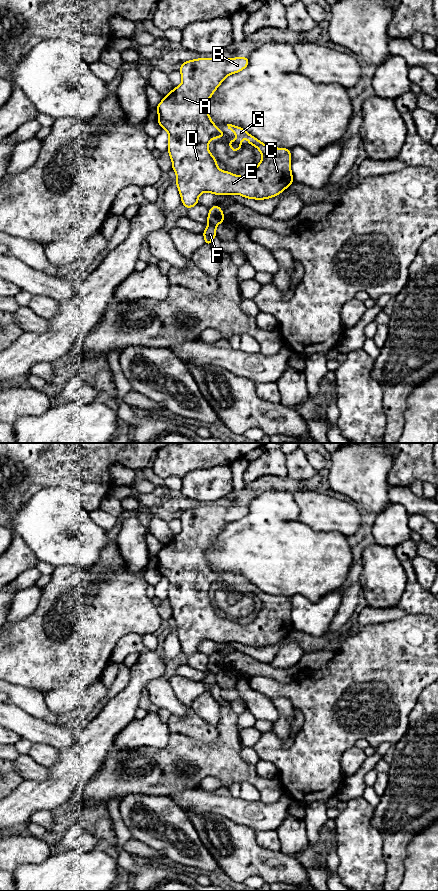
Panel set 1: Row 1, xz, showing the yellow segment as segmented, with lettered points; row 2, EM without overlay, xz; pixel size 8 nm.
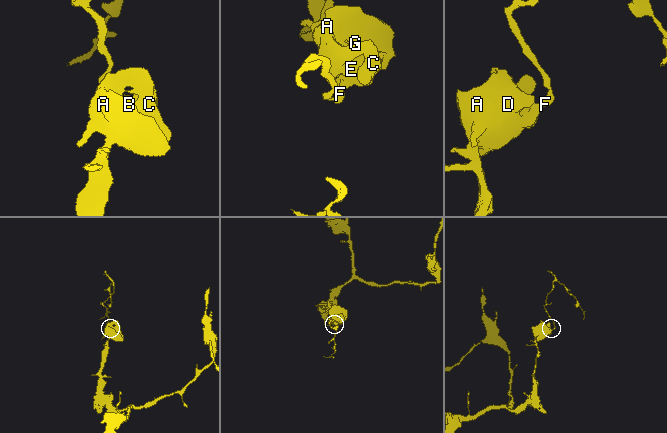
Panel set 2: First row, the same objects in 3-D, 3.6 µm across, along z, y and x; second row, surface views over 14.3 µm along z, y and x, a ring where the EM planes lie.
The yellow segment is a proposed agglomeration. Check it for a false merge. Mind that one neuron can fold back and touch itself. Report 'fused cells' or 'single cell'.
fused cells

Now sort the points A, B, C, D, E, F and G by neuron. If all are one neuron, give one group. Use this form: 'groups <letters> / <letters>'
groups A B C D E G / F

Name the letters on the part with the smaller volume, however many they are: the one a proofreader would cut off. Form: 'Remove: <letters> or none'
Remove: F

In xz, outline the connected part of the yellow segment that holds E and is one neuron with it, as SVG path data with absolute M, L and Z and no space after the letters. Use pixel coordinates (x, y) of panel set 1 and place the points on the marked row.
M246 57L188 60L179 68L182 83L173 88L156 107L157 122L169 134L167 151L172 160L172 169L177 176L176 184L181 201L186 209L196 206L198 197L204 192L225 196L238 194L248 199L263 200L281 194L293 183L290 150L269 147L241 127L227 124L228 129L238 138L228 140L230 150L240 150L241 140L247 138L248 144L255 146L262 154L261 161L250 175L239 176L219 169L216 158L209 151L209 142L215 138L225 137L225 133L212 122L205 105L227 76L242 71L248 64L249 59Z

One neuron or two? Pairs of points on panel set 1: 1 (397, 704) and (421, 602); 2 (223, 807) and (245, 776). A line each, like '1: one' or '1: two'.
1: two
2: two

